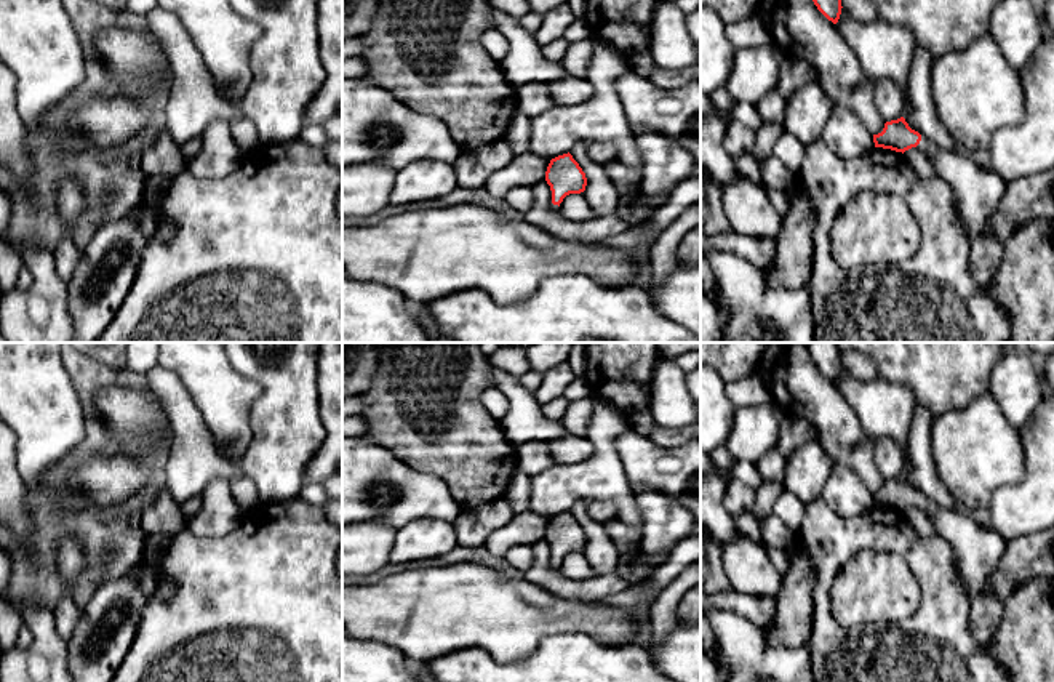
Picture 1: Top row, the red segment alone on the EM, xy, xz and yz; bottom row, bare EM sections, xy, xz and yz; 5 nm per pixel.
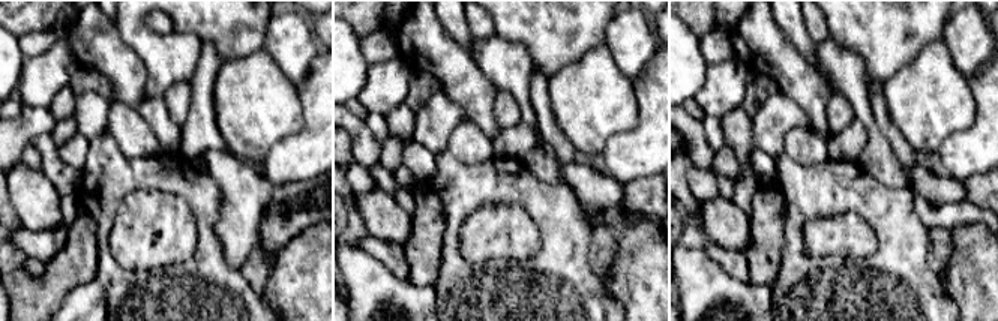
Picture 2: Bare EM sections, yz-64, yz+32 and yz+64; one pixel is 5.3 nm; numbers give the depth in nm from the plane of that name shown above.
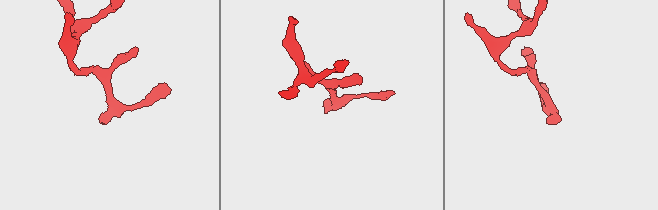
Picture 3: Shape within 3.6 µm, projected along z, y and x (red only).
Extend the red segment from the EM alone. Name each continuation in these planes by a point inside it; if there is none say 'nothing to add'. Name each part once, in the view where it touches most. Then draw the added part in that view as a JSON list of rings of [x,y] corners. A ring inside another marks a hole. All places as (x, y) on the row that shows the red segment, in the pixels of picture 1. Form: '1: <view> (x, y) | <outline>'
1: yz (978, 191) | [[[924,138],[918,146],[931,157],[936,175],[950,186],[960,223],[968,239],[976,240],[988,226],[1008,183],[958,150],[944,150]]]

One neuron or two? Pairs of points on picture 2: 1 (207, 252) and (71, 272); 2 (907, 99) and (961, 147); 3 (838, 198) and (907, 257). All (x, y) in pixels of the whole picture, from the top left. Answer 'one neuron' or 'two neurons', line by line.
1: two neurons
2: two neurons
3: one neuron

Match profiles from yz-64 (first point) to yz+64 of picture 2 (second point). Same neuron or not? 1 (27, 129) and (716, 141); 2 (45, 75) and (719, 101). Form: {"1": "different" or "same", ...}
{"1": "same", "2": "same"}

